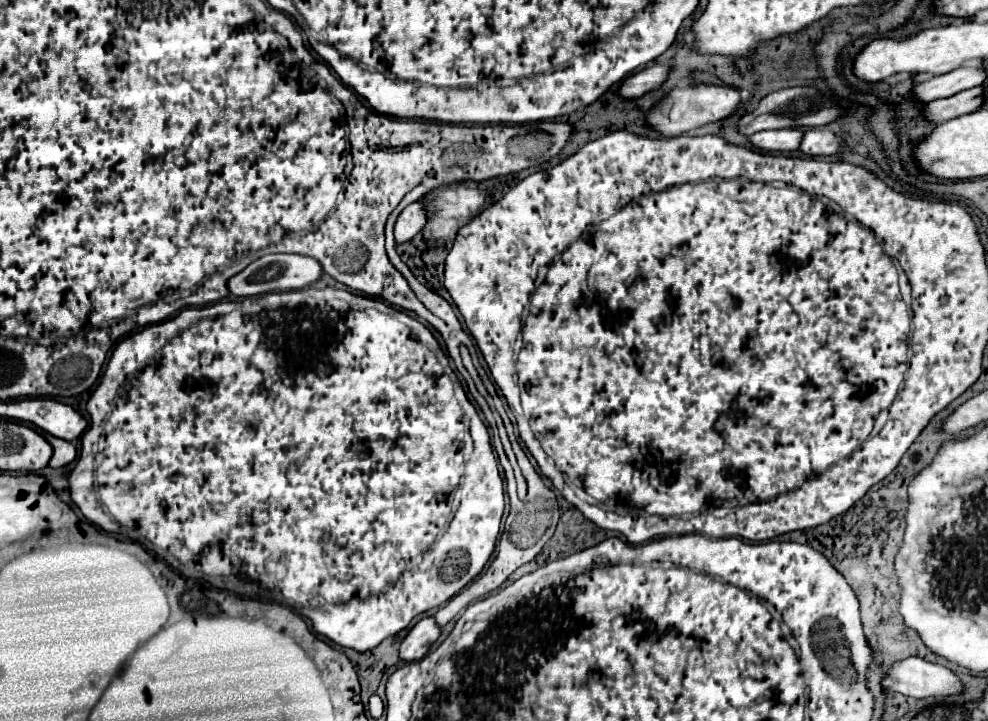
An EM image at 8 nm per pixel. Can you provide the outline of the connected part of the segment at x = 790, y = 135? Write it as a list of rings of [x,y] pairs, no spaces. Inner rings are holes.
[[[784,128],[784,130],[768,130],[750,136],[750,142],[762,152],[796,152],[802,140],[802,130]]]

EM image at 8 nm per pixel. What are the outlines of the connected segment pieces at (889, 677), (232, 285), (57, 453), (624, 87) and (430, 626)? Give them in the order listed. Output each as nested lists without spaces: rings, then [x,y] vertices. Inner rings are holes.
[[[912,656],[888,666],[882,676],[882,688],[912,698],[928,698],[958,694],[962,684],[946,666]]]
[[[268,254],[248,264],[242,272],[234,274],[228,280],[228,290],[234,296],[258,296],[258,294],[278,292],[278,290],[300,290],[316,282],[320,274],[322,274],[322,266],[314,258],[300,256],[300,254]]]
[[[42,434],[48,442],[50,442],[50,446],[52,446],[52,458],[50,458],[50,462],[48,462],[48,466],[50,468],[62,468],[62,466],[66,466],[66,464],[70,464],[74,458],[76,458],[76,448],[74,448],[74,444],[72,442],[68,442],[68,440],[62,440],[62,438],[56,438],[56,436],[52,436],[52,434]]]
[[[656,64],[656,66],[646,66],[644,70],[628,76],[618,88],[620,98],[628,98],[628,100],[630,98],[640,98],[644,92],[654,90],[656,86],[660,86],[666,80],[668,70],[670,70],[668,64],[664,64],[664,66]]]
[[[422,618],[402,640],[400,644],[400,658],[406,662],[416,662],[420,660],[432,642],[440,636],[440,628],[436,626],[434,618]]]

